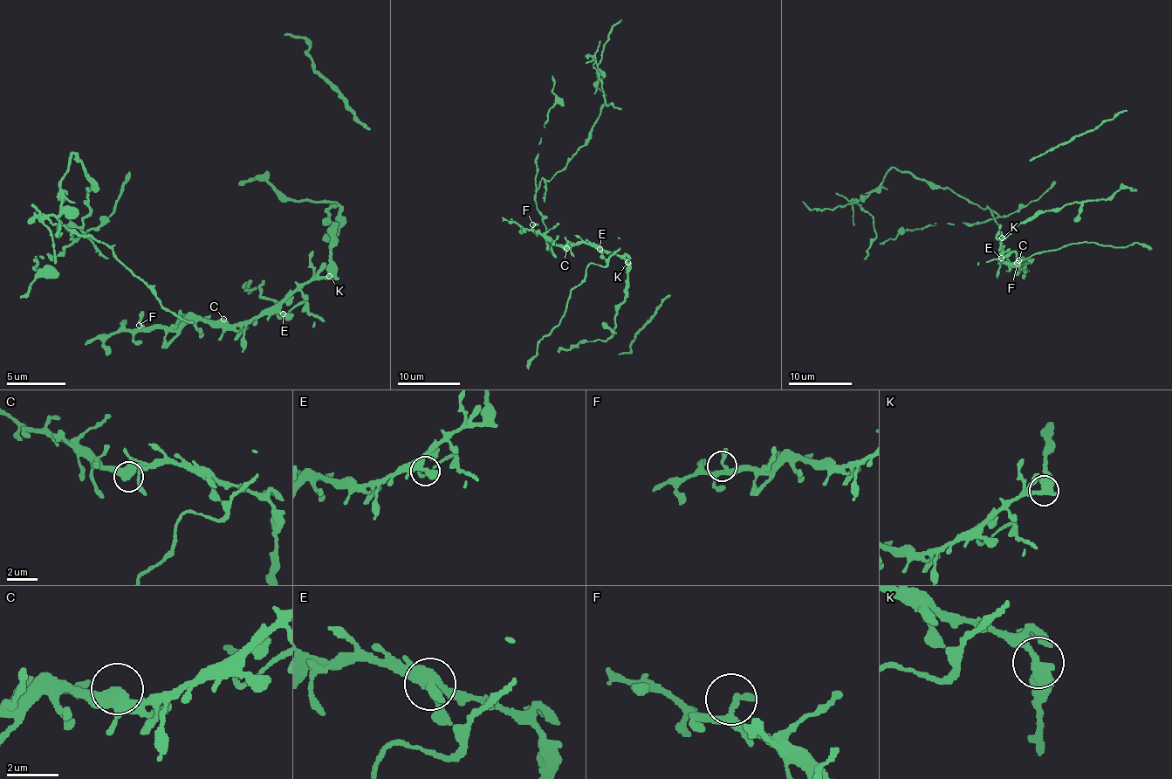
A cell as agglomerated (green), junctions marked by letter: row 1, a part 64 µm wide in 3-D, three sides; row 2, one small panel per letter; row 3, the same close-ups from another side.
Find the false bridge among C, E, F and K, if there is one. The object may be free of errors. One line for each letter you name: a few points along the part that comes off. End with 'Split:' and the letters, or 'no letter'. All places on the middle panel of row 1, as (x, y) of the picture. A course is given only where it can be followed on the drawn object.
Split: K

